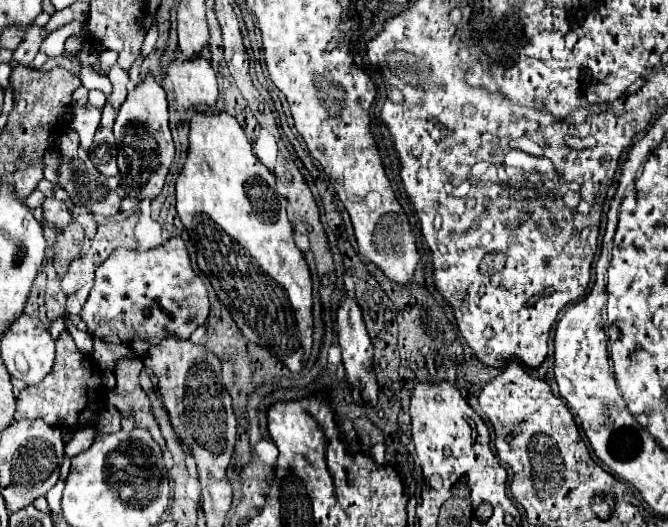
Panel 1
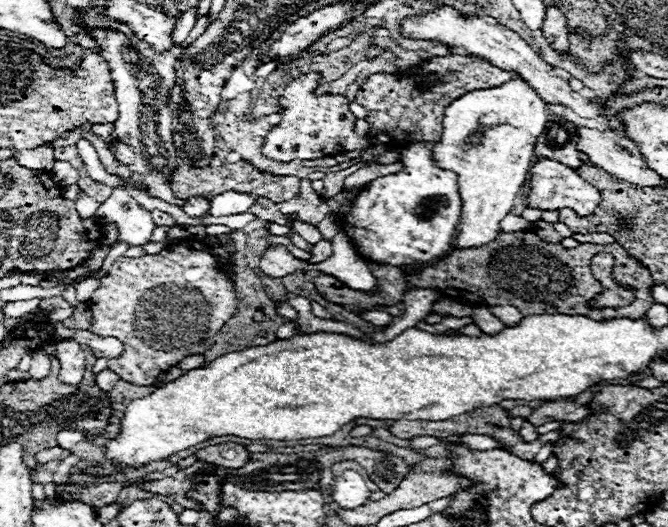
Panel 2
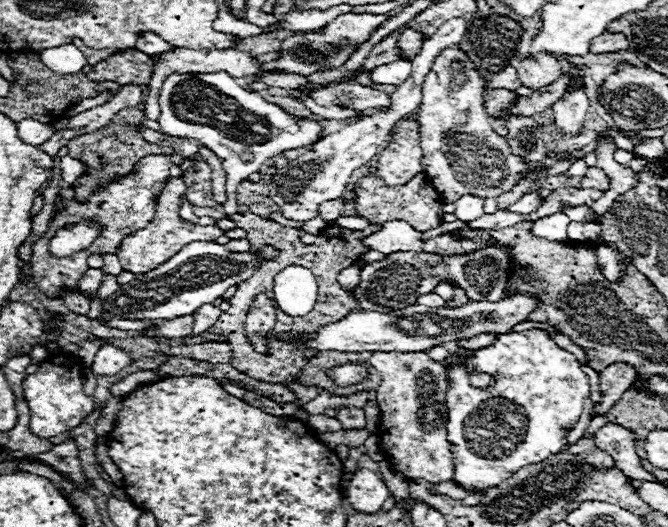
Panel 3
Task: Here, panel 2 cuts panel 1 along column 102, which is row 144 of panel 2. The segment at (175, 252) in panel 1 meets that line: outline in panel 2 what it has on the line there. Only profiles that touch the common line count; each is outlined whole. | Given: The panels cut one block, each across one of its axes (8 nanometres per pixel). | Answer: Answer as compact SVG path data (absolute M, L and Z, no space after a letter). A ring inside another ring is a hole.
M318 72L302 74L292 80L280 98L280 124L272 128L262 144L262 154L270 160L292 162L292 160L316 160L324 156L344 154L350 150L366 150L370 138L358 136L354 132L356 116L350 112L350 100L340 94L316 94L318 90ZM338 144L338 146L326 146Z

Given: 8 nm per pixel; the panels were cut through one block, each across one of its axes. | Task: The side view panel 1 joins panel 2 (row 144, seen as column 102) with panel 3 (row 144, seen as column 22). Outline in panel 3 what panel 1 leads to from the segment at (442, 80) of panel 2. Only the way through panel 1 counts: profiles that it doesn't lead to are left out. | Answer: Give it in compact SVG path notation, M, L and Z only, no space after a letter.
M414 118L400 120L394 130L392 142L386 150L380 152L376 176L382 178L382 182L386 182L388 186L398 186L424 172L422 148L418 142L418 122Z

